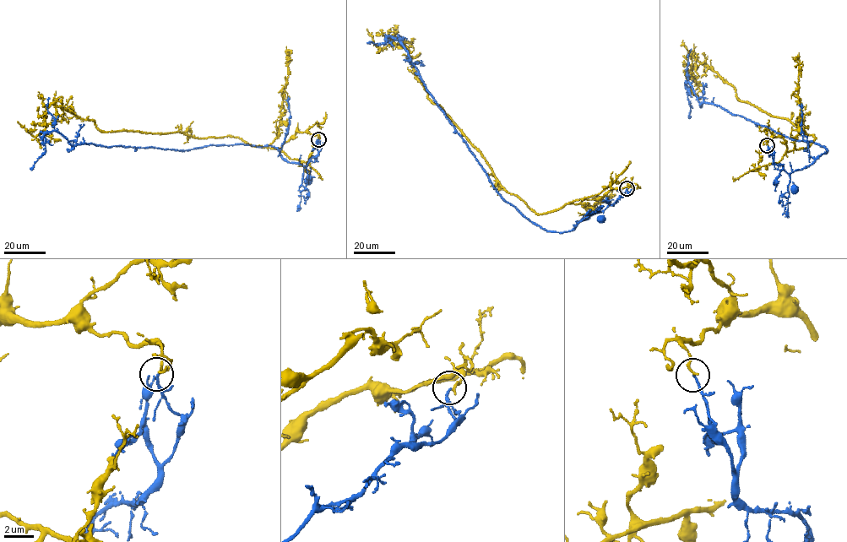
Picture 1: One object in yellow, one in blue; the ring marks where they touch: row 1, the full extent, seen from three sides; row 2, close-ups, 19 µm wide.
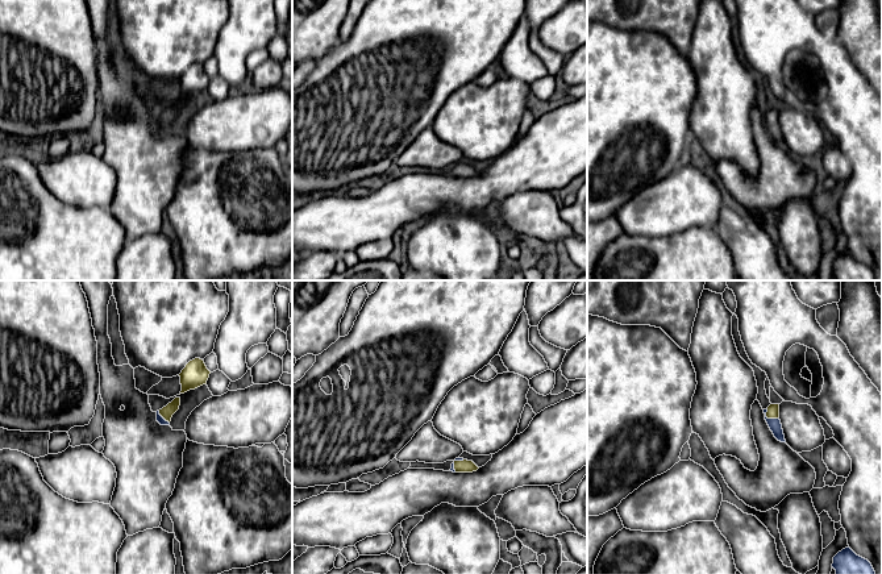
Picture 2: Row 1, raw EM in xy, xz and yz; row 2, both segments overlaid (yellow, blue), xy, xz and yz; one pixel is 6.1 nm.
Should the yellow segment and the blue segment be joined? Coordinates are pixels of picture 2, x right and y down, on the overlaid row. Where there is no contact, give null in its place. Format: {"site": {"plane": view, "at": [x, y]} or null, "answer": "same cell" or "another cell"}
{"site": {"plane": "yz", "at": [769, 417]}, "answer": "another cell"}

